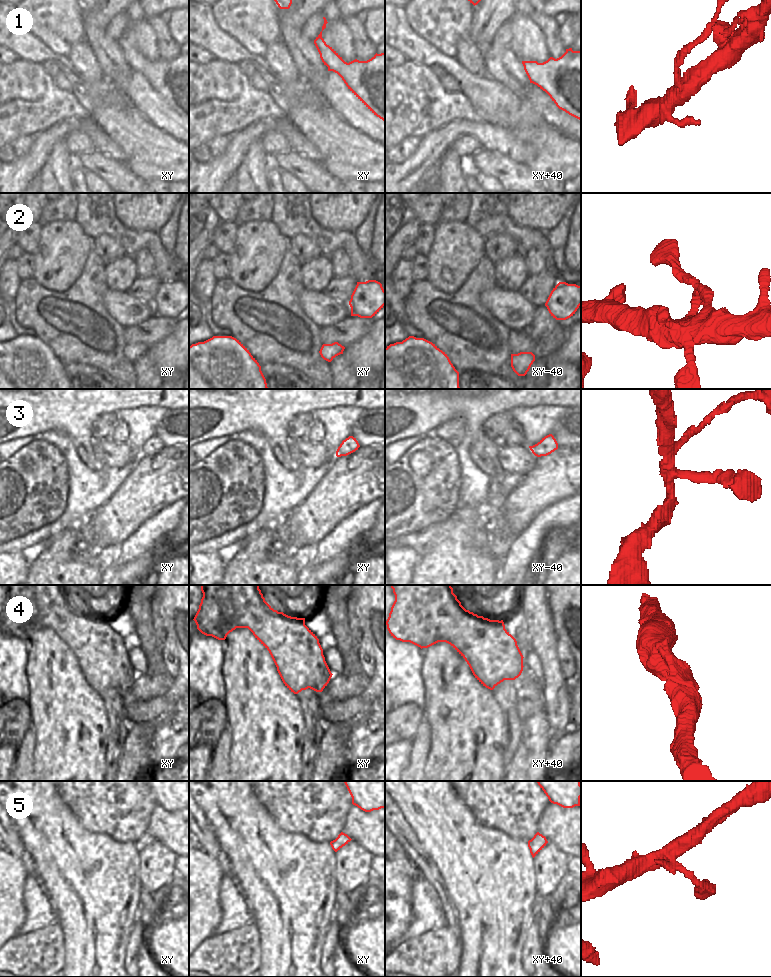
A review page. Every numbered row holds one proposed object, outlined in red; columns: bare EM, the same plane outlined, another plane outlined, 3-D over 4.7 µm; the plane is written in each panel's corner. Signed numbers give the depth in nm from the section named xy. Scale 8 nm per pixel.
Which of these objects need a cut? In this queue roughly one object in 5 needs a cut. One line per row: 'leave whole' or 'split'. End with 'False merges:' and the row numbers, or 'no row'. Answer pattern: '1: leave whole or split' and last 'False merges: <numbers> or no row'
1: split
2: leave whole
3: leave whole
4: leave whole
5: leave whole
False merges: 1

